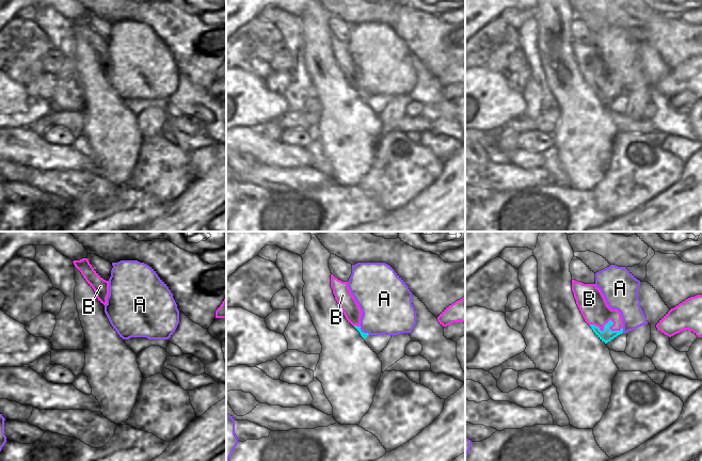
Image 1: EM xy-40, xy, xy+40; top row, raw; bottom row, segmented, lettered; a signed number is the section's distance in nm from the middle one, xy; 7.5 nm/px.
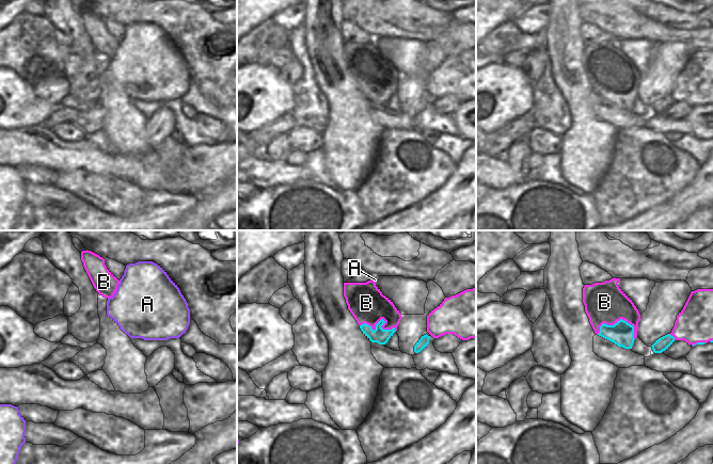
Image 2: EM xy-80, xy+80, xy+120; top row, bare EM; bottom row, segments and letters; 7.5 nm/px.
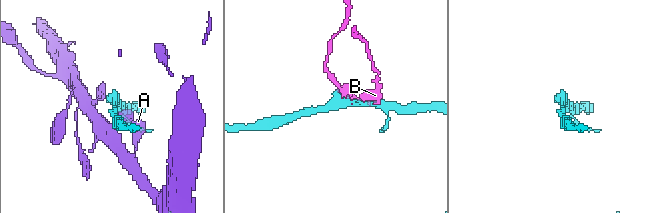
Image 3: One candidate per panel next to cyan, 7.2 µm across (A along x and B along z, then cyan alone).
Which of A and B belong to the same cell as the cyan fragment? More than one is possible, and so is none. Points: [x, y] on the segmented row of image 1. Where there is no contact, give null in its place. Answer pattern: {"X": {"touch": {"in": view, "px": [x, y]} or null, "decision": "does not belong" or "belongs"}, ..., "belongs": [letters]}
{"A": {"touch": {"in": "xy", "px": [363, 332]}, "decision": "does not belong"}, "B": {"touch": {"in": "xy+40", "px": [608, 321]}, "decision": "does not belong"}, "belongs": []}

